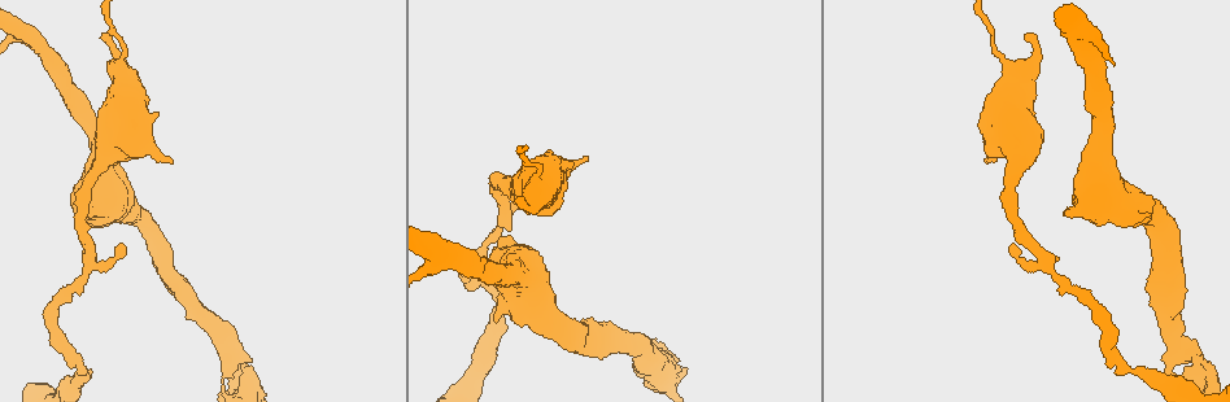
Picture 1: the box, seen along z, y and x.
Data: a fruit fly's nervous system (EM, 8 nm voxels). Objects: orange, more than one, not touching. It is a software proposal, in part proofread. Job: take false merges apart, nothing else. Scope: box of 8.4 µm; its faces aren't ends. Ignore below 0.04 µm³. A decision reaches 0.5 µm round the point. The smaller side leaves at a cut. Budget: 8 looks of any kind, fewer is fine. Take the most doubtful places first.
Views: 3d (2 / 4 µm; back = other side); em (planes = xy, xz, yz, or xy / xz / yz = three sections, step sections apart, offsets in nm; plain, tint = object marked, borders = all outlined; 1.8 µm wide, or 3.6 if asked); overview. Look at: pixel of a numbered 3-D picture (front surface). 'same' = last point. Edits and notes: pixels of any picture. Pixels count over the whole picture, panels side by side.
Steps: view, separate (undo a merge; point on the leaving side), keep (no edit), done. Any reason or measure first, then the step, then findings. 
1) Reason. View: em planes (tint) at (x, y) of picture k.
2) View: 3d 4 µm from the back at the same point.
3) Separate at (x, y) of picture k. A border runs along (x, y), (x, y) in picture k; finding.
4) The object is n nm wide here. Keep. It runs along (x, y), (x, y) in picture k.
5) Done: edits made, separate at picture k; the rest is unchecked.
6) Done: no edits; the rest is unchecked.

Sudden change in width. View: 3d 4 µm at (538, 188) of picture 1.

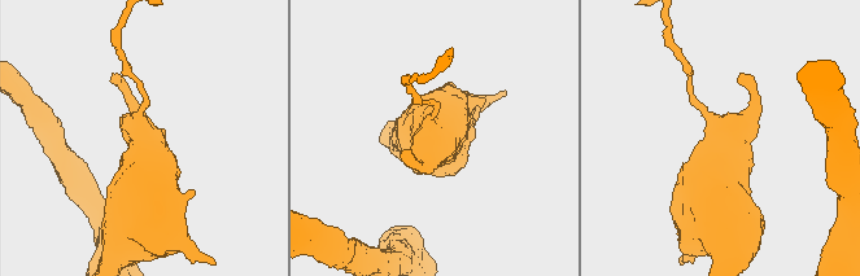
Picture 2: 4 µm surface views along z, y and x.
Shape alone is not enough. View: em 3.6 µm planes (plain) at (139, 130) of picture 2.

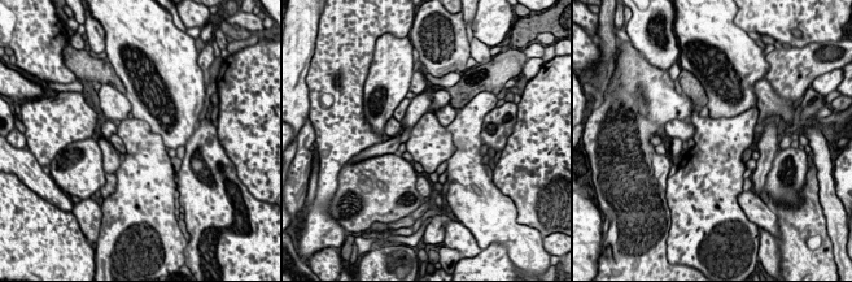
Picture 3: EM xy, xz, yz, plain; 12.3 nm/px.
View: em 3.6 µm planes (borders) at the same point.

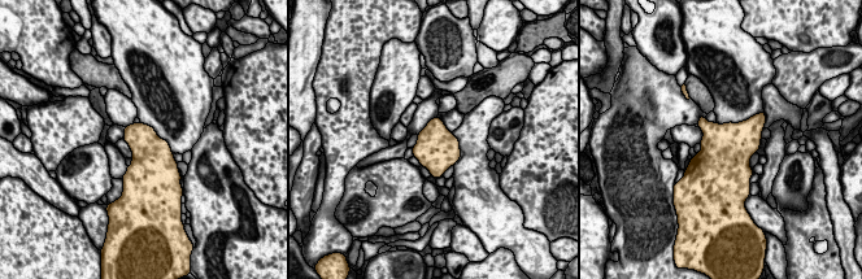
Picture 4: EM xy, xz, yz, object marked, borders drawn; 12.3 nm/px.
Keep. One neuron here.

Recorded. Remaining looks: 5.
Thick turns thin. View: 3d 4 µm at (535, 306) of picture 1.

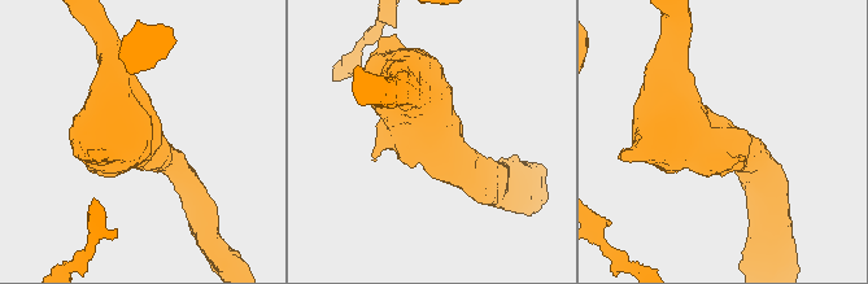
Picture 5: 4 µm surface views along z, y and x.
View: em 3.6 µm xz step 4 (tint) at (721, 140) of picture 5.

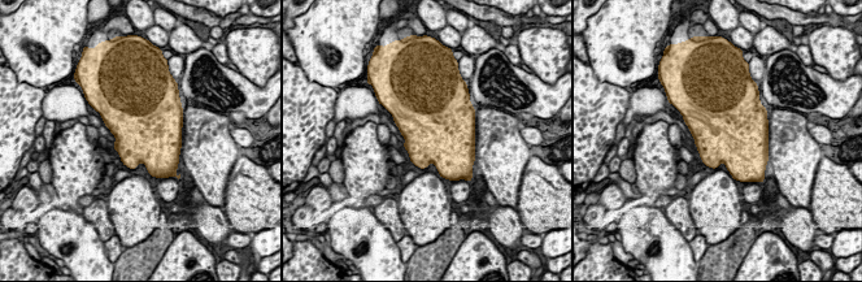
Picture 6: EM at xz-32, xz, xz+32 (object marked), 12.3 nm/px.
The object is 800 nm wide here. Keep. All the same neuron.

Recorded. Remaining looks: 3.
A narrow waist. View: 3d 4 µm at (84, 274) of picture 1.

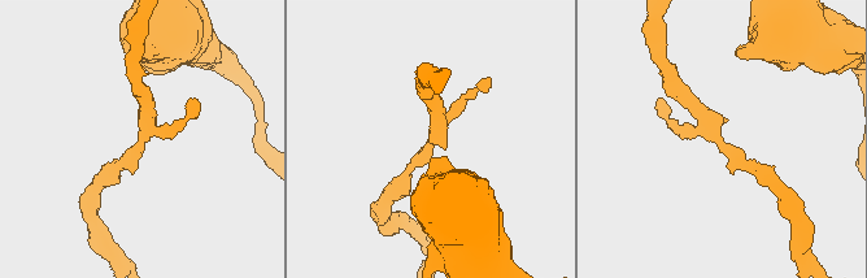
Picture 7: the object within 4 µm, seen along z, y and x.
View: em planes (tint) at (431, 140) of picture 7.

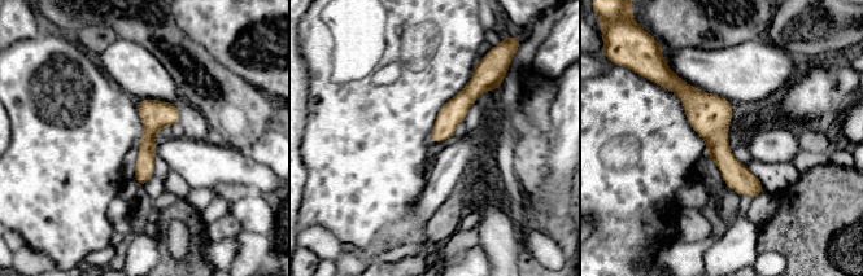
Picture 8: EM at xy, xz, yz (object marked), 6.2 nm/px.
Keep. It runs along (676, 80), (759, 189) in picture 8; one neuron here.

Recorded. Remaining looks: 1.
Done: no edits; the rest is unchecked.

